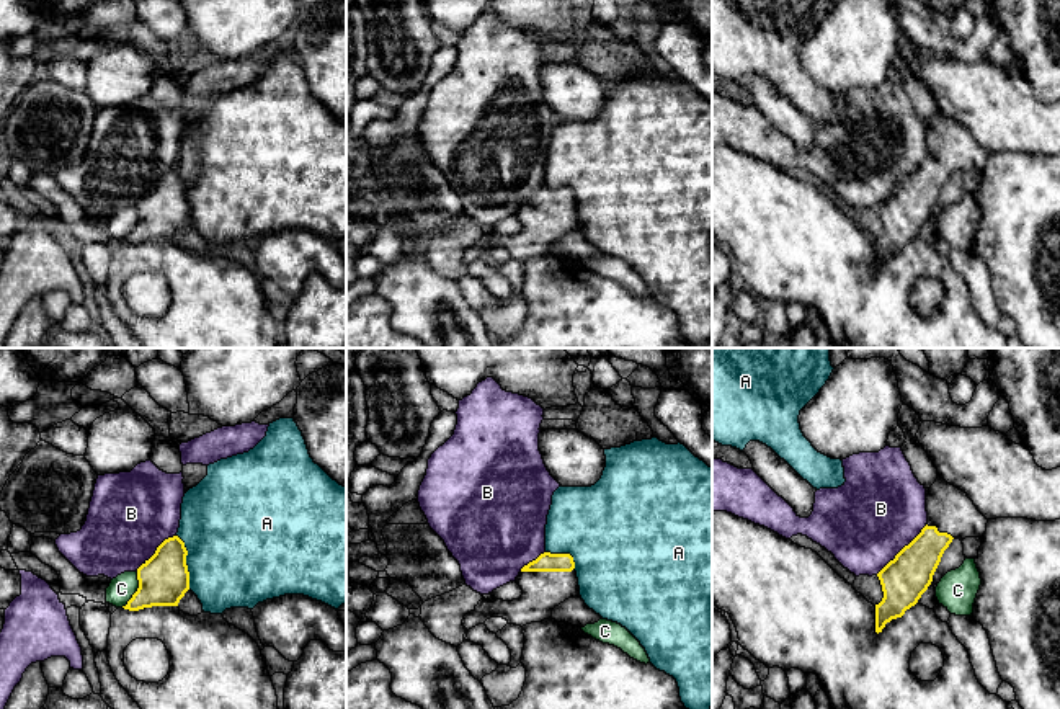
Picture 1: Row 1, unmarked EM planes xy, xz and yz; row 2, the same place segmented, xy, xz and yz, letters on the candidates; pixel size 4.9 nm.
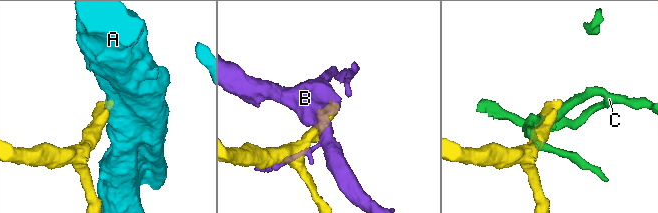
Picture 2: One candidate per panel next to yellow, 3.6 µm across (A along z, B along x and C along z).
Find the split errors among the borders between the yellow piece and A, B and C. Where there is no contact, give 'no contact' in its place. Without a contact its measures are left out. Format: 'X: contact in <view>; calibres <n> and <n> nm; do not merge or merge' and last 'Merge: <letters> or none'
A: contact in xy; calibres 240 and 480 nm; do not merge
B: contact in yz; calibres 220 and 440 nm; do not merge
C: contact in xy; calibres 240 and 130 nm; do not merge
Merge: none

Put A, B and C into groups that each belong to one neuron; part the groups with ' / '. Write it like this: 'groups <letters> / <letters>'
groups A / B / C

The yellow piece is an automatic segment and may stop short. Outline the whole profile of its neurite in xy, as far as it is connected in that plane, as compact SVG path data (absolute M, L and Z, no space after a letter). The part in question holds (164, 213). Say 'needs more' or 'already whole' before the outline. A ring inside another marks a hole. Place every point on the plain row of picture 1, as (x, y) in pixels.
already whole | M178 170L165 173L137 203L139 222L122 242L139 245L152 240L178 240L189 224L186 190L185 176Z

